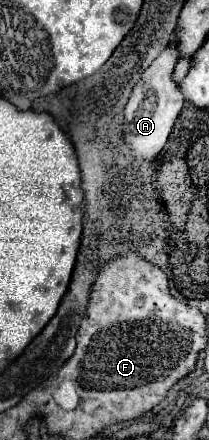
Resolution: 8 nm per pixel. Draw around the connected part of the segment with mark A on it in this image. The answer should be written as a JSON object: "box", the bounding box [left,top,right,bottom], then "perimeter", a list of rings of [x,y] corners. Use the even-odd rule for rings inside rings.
{"box":[125,42,183,160],"perimeter":[[[173,42],[165,46],[165,50],[151,62],[151,66],[143,72],[141,80],[133,88],[129,104],[125,108],[125,142],[133,148],[133,152],[143,160],[153,160],[161,148],[167,144],[167,138],[173,130],[173,124],[183,108],[183,92],[179,84],[173,80],[173,70],[179,60],[179,52]],[[149,92],[153,94],[153,102],[147,102]],[[147,102],[147,104],[145,104]]]}

